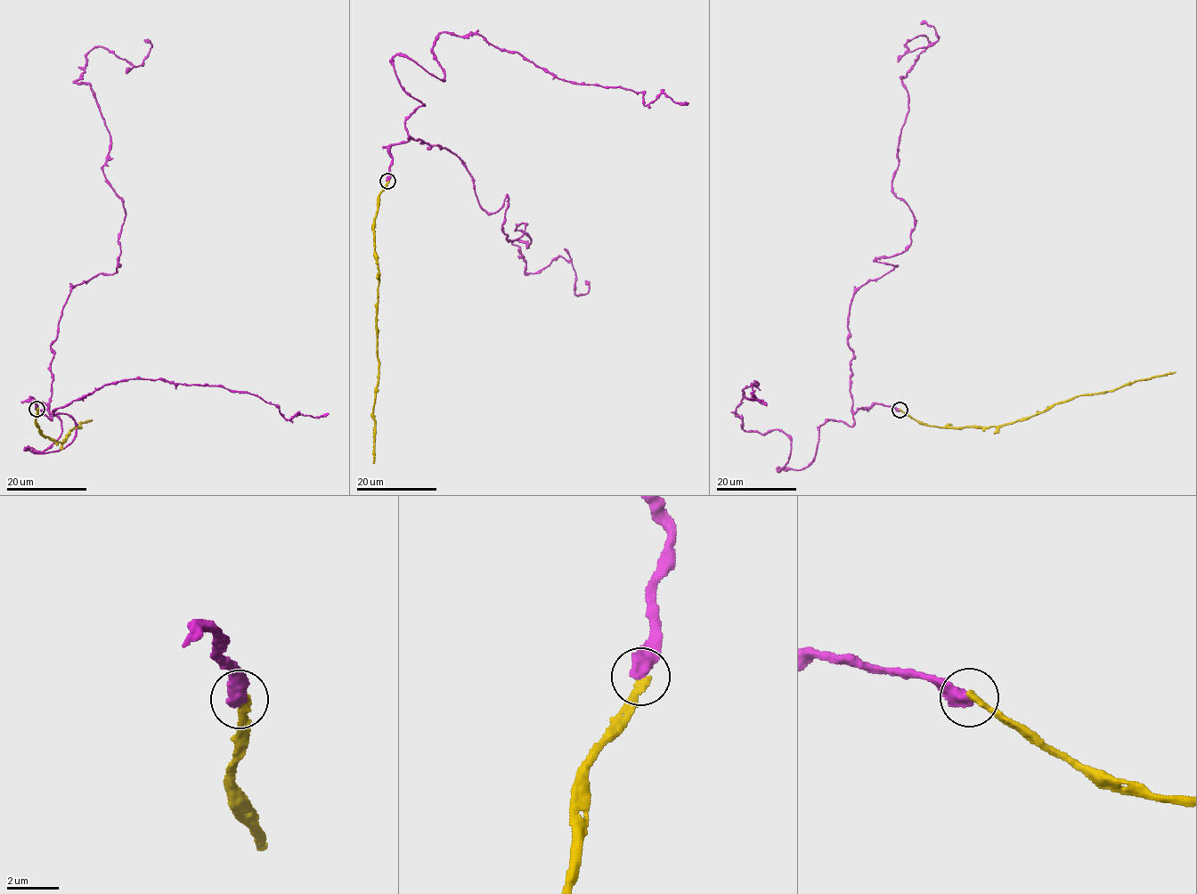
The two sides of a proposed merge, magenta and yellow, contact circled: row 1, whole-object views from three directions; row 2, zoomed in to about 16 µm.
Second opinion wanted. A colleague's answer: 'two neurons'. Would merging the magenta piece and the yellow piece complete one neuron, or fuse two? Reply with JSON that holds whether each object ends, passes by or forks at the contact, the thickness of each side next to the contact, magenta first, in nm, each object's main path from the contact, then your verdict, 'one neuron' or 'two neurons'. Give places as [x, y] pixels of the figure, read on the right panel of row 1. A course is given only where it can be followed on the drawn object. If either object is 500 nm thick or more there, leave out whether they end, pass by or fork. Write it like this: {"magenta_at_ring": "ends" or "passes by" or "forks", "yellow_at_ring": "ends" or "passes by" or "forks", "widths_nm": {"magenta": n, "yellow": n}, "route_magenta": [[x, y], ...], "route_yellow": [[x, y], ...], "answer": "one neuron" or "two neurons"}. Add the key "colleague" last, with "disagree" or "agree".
{"widths_nm": {"magenta": 550, "yellow": 300}, "route_magenta": [[899, 410], [852, 410], [848, 321], [911, 241], [891, 182], [928, 44], [905, 45], [938, 39], [921, 21]], "route_yellow": [[899, 410], [916, 419], [940, 427], [1004, 426], [1027, 419], [1078, 396], [1117, 389], [1127, 383], [1175, 371]], "answer": "one neuron", "colleague": "disagree"}

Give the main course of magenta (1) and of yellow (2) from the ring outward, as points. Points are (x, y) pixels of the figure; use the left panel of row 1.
1: (36, 408), (68, 296), (120, 265), (109, 139), (75, 82), (93, 48), (143, 66), (144, 39)
2: (36, 408), (36, 420), (39, 432), (63, 443), (75, 426), (80, 428), (81, 422), (92, 419)

